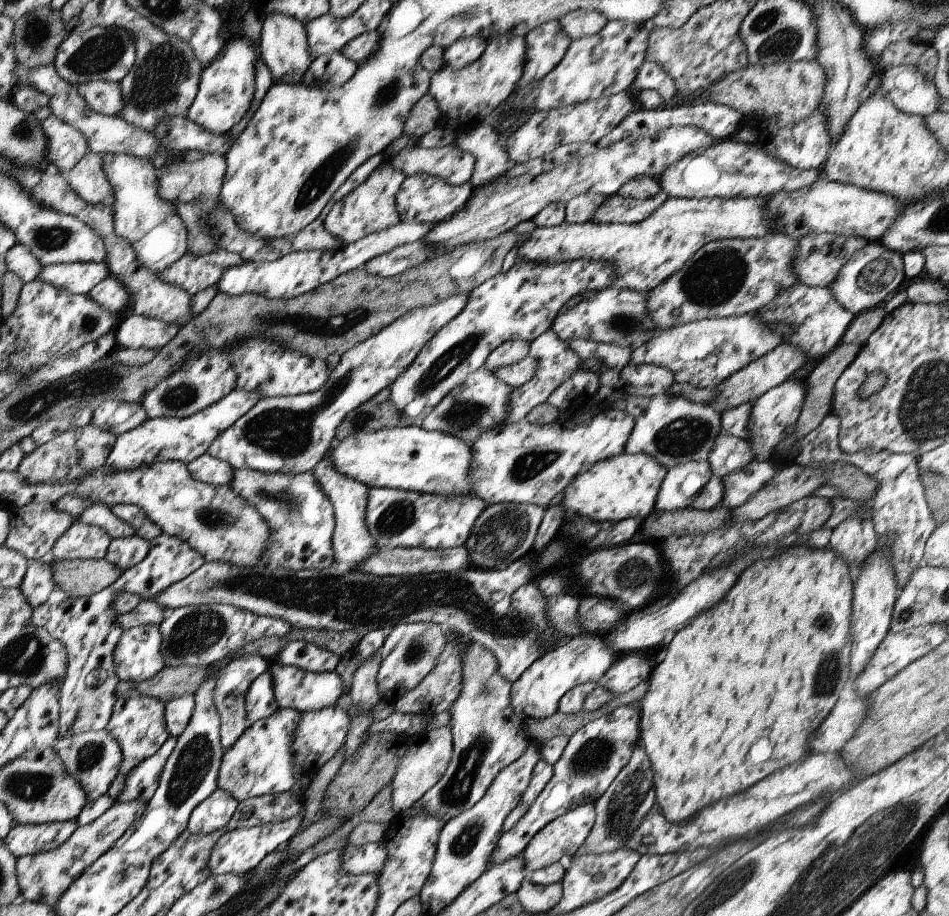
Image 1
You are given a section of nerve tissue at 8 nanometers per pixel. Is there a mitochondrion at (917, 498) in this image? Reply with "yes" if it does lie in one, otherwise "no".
no

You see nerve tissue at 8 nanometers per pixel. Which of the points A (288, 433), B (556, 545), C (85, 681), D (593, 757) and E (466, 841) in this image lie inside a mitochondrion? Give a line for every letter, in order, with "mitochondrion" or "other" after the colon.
A: mitochondrion
B: other
C: other
D: mitochondrion
E: mitochondrion

